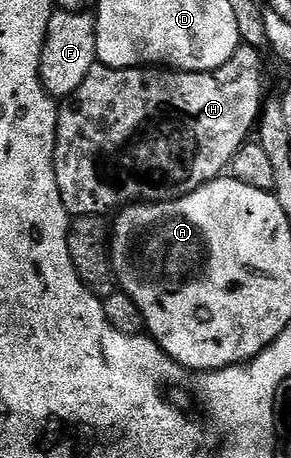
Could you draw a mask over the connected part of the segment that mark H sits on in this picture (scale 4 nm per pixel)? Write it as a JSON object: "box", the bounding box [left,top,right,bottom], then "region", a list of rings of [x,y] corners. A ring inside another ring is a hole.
{"box":[55,44,263,217],"region":[[[241,44],[237,51],[234,52],[233,57],[229,58],[229,61],[225,62],[224,66],[218,67],[217,70],[211,72],[177,72],[174,70],[168,70],[158,66],[144,66],[141,68],[107,68],[105,65],[96,63],[93,70],[89,70],[89,74],[85,74],[85,82],[81,82],[81,86],[77,90],[73,90],[71,96],[66,97],[65,102],[59,104],[59,113],[57,114],[57,130],[55,131],[55,173],[57,174],[57,190],[61,194],[61,202],[65,202],[65,210],[72,217],[76,216],[103,216],[106,213],[106,208],[112,208],[112,210],[118,210],[129,204],[137,204],[140,202],[146,202],[148,204],[160,204],[166,200],[176,200],[182,196],[187,196],[193,190],[197,190],[203,184],[207,184],[211,180],[218,180],[228,171],[229,165],[232,160],[233,154],[240,148],[240,146],[250,137],[249,132],[254,131],[256,124],[258,123],[259,113],[262,111],[263,98],[263,72],[261,64],[262,53],[252,47],[251,45]]]}

